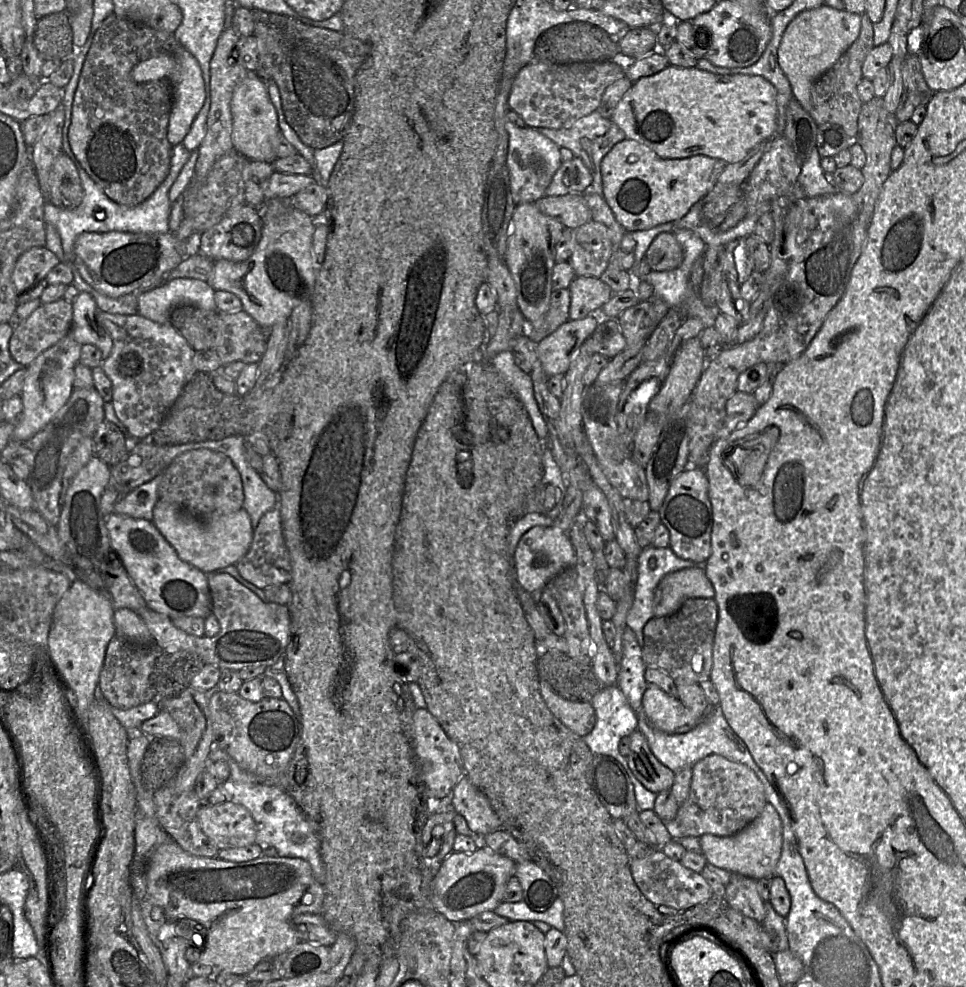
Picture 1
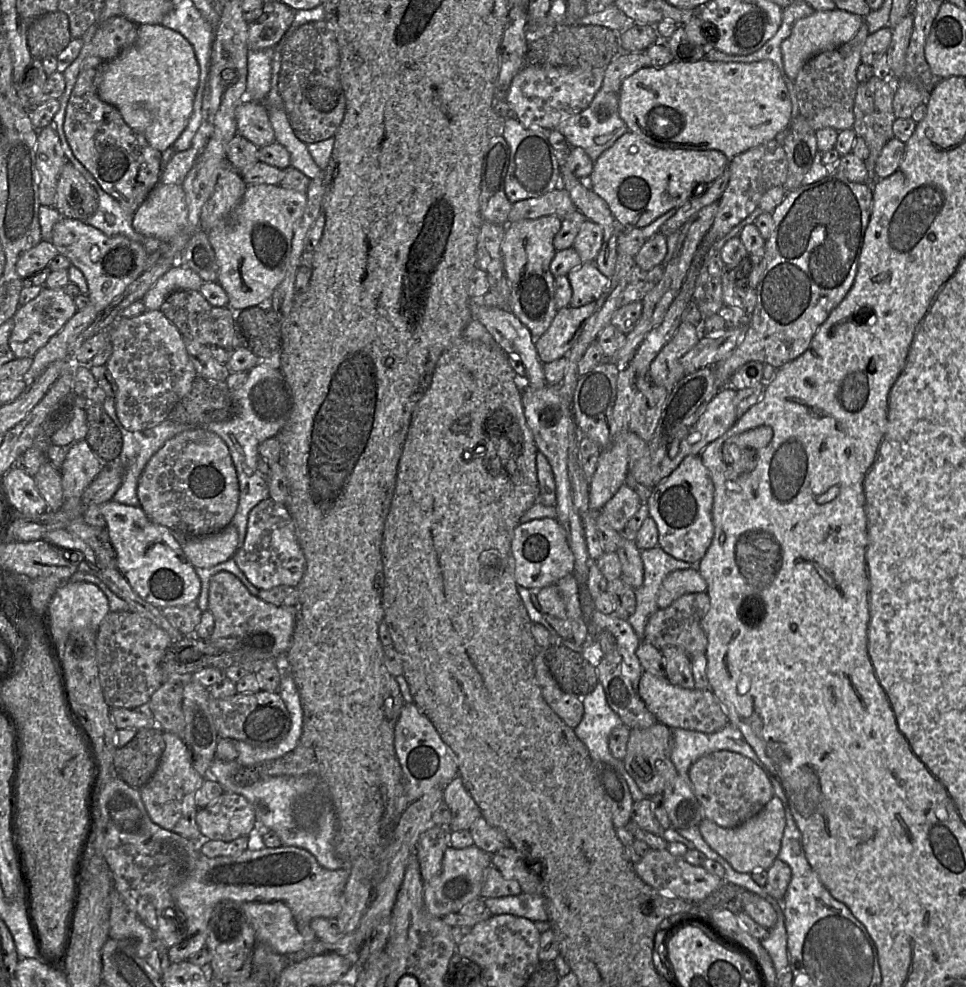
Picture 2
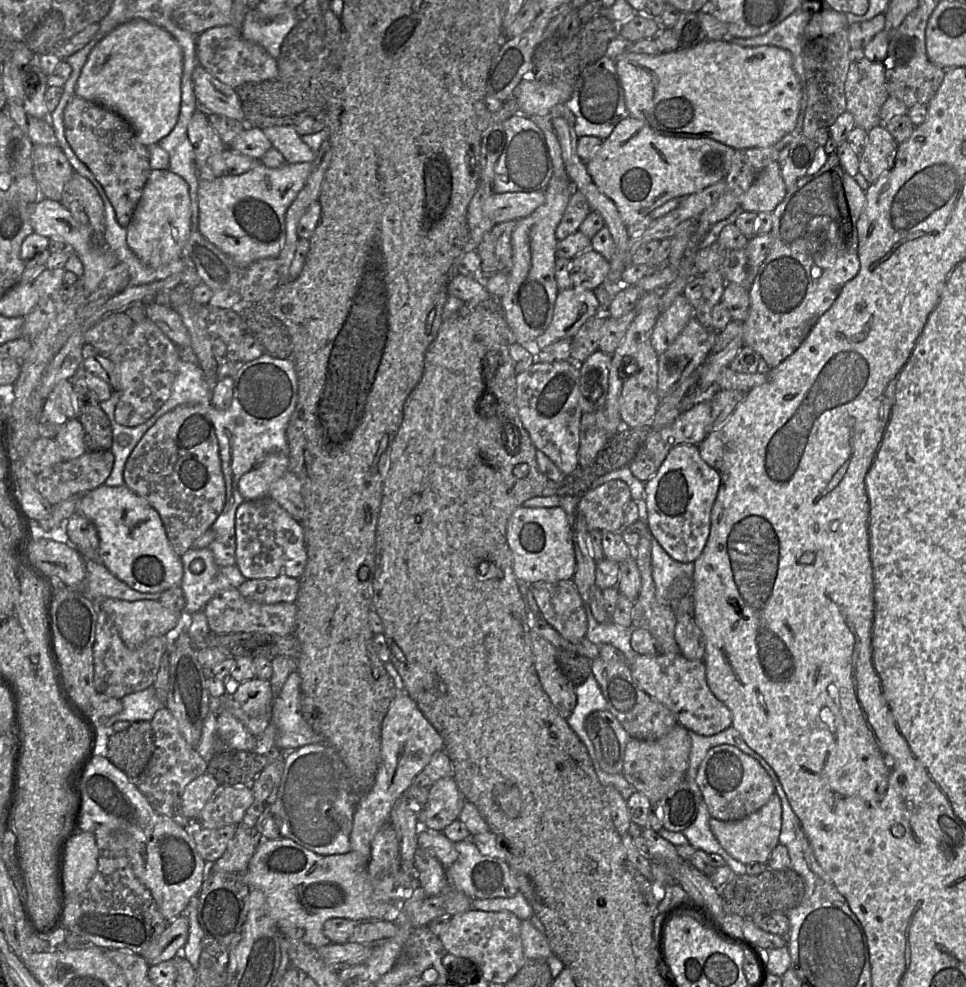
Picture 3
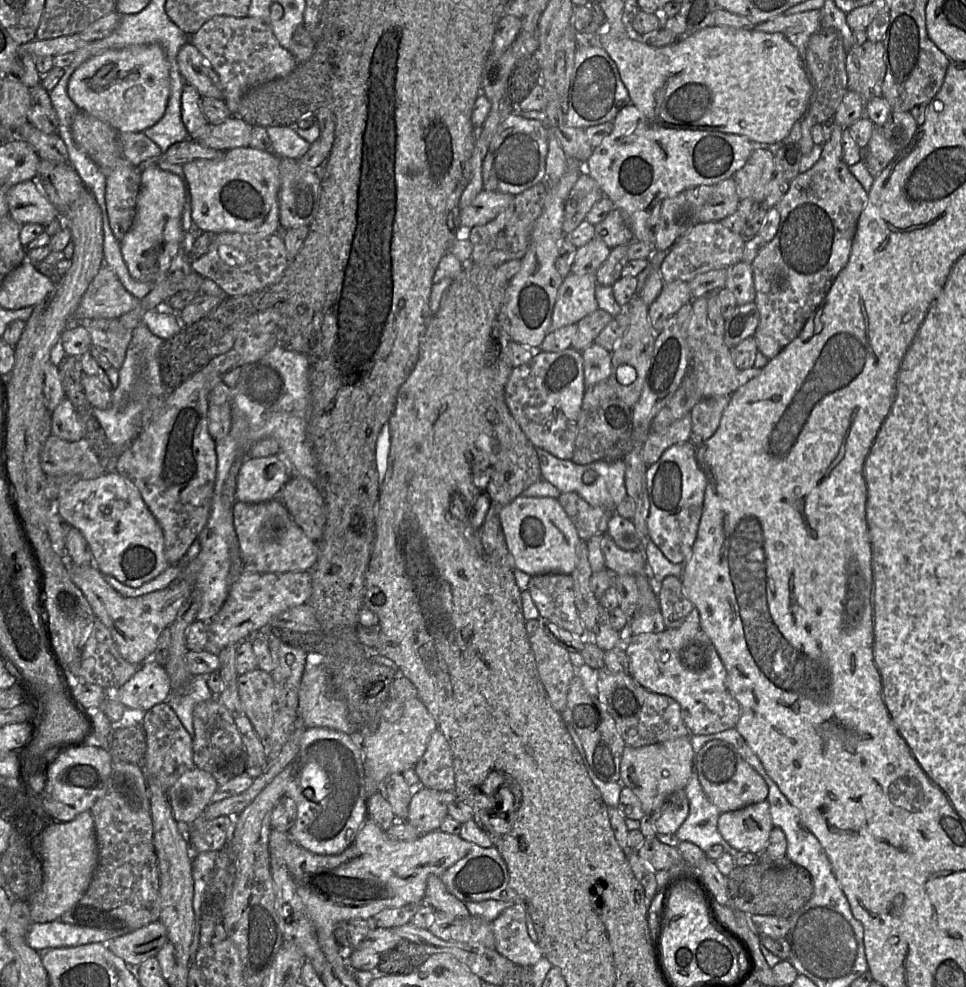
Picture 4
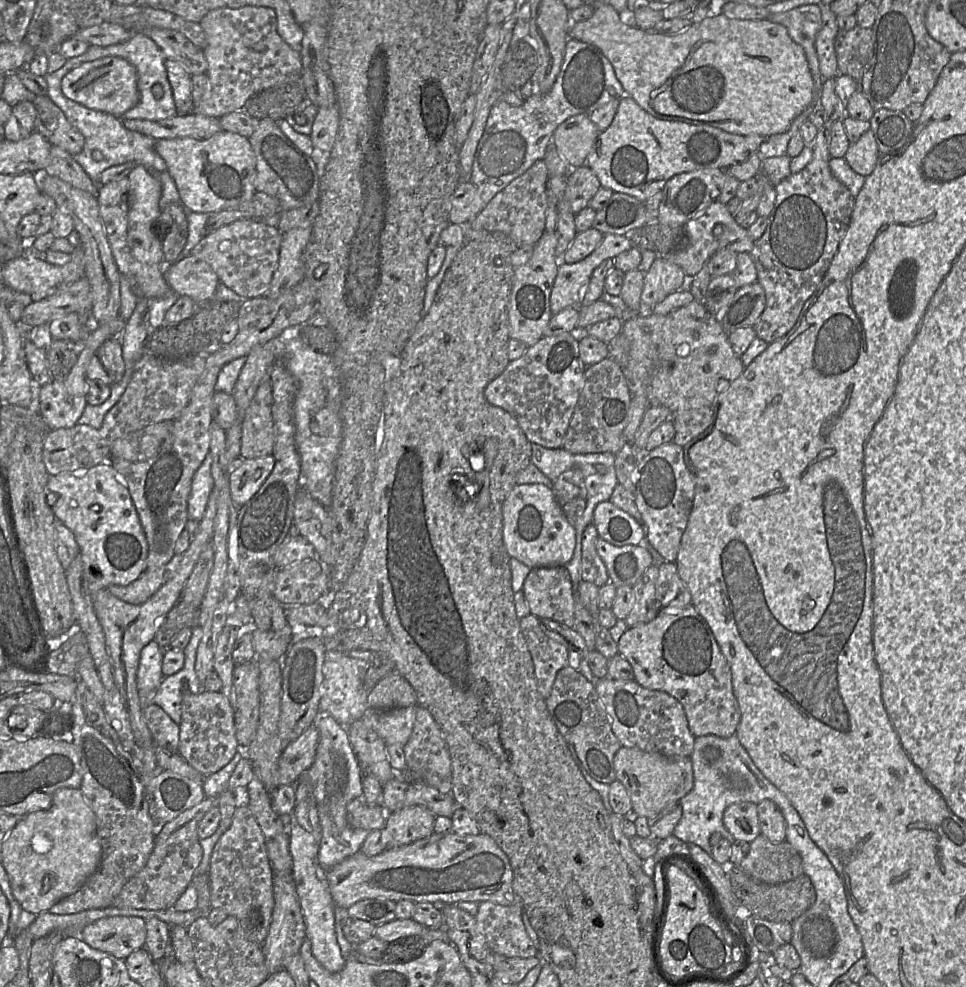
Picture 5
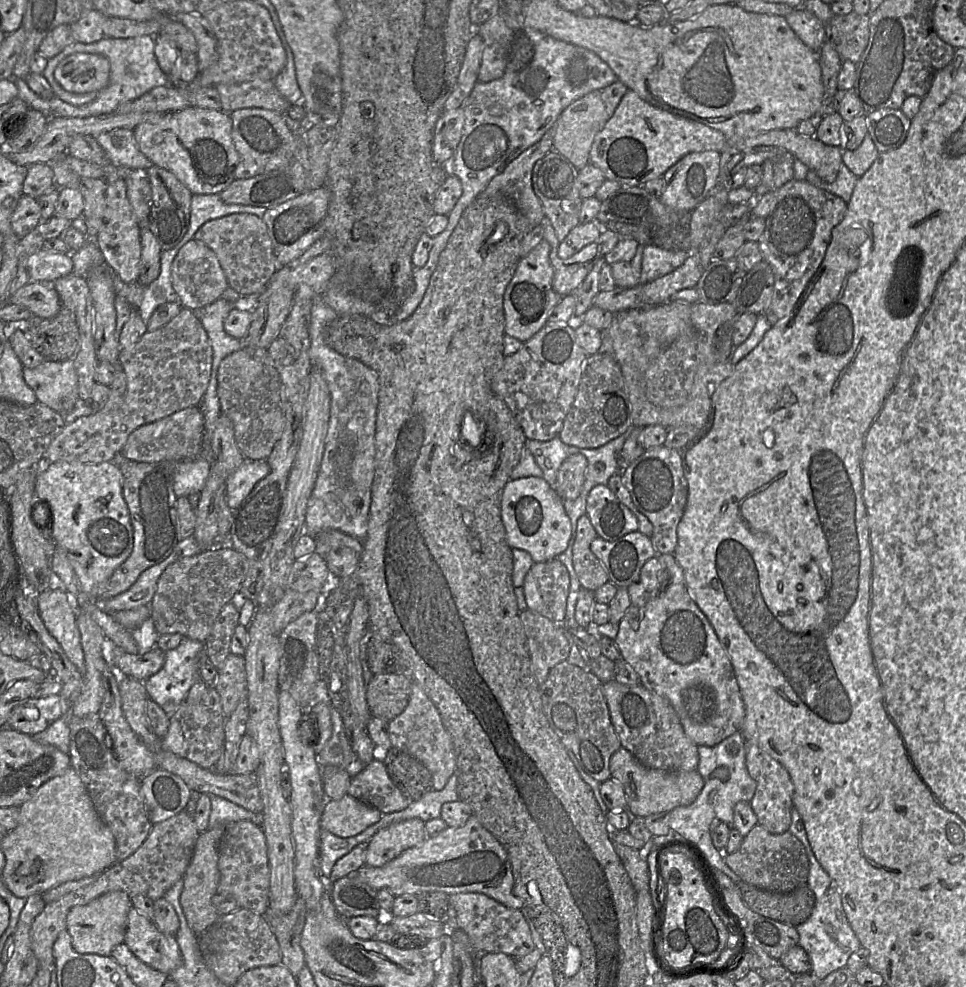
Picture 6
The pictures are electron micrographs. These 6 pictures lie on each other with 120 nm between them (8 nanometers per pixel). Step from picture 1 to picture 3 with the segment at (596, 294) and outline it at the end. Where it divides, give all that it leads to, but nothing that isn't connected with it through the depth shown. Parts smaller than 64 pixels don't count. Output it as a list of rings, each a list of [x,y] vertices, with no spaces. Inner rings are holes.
[[[590,247],[571,260],[569,276],[573,287],[594,291],[605,282],[608,272],[609,261]]]

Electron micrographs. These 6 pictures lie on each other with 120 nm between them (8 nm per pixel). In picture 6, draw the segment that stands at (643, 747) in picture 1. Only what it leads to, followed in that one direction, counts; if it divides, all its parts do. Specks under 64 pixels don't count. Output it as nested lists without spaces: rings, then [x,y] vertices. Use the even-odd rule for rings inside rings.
[[[623,747],[611,756],[609,769],[610,778],[622,785],[627,800],[627,808],[636,817],[647,817],[655,813],[668,813],[678,806],[689,805],[697,798],[704,785],[704,781],[697,770],[671,772],[649,769],[641,765]]]

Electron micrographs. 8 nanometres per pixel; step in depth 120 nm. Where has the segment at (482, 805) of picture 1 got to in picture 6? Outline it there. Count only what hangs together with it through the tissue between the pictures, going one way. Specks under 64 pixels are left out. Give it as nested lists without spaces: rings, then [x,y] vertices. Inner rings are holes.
[[[412,818],[378,830],[367,842],[365,865],[381,867],[427,837],[425,822]]]

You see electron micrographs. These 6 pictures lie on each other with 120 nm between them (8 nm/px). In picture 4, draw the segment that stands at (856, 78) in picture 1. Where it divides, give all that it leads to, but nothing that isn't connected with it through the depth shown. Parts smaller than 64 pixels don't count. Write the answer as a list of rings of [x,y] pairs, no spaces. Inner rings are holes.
[[[821,28],[809,39],[806,48],[806,75],[811,84],[811,96],[802,115],[801,138],[798,142],[803,155],[812,151],[814,142],[811,136],[811,128],[822,125],[825,122],[833,122],[837,109],[848,89],[848,77],[846,72],[846,56],[848,49],[844,46],[840,32],[833,28]]]

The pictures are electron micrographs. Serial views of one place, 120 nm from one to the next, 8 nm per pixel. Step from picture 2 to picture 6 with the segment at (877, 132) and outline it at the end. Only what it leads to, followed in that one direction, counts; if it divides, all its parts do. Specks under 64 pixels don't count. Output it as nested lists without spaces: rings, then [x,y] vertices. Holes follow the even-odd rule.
[[[851,12],[847,15],[833,15],[826,24],[826,40],[838,53],[842,62],[849,60],[856,64],[869,41],[869,15]]]

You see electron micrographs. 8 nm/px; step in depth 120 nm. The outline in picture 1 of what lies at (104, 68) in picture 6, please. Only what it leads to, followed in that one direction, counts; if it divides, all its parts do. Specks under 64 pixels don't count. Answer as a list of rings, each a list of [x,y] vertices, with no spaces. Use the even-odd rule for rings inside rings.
[[[179,44],[173,53],[163,53],[135,65],[131,71],[131,77],[137,83],[166,78],[173,84],[173,104],[167,139],[173,147],[182,144],[206,99],[205,83],[196,58]]]

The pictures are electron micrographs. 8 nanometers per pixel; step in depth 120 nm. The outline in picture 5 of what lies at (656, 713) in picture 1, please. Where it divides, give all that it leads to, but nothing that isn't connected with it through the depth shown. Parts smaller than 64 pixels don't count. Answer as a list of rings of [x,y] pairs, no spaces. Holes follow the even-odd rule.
[[[692,604],[685,608],[662,608],[652,621],[628,628],[618,641],[618,650],[632,666],[634,680],[638,684],[650,690],[666,692],[682,704],[693,736],[728,738],[736,734],[740,708],[732,687],[730,666],[709,625]]]

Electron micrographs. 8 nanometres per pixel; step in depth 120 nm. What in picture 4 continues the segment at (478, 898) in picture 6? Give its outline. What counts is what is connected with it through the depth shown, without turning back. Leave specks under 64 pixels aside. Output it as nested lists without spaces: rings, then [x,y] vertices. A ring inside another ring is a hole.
[[[515,902],[491,924],[495,949],[518,966],[532,967],[542,958],[542,954],[538,945],[528,935],[525,917],[524,904]]]

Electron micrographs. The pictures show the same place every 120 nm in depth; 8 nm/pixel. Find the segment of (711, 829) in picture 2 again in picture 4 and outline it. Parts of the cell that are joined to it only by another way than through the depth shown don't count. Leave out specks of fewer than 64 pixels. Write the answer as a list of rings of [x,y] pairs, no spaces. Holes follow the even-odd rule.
[[[766,800],[721,813],[717,824],[719,833],[730,846],[755,854],[765,851],[773,827]]]

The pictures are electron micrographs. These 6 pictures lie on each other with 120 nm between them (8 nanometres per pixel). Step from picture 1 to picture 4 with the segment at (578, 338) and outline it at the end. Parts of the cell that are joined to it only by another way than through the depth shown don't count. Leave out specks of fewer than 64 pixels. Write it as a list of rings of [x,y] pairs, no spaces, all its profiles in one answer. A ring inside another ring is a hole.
[[[570,273],[566,276],[558,290],[549,331],[577,324],[596,311],[599,308],[595,296],[596,285],[596,274]]]

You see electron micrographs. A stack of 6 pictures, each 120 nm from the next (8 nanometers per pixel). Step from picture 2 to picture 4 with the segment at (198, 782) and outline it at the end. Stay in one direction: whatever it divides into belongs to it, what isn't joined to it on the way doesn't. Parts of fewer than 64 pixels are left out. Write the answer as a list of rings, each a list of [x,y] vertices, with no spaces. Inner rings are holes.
[[[166,702],[157,704],[145,712],[143,728],[146,734],[147,748],[141,763],[136,765],[141,766],[146,776],[157,779],[166,794],[183,773],[196,768],[193,762],[192,737]]]

